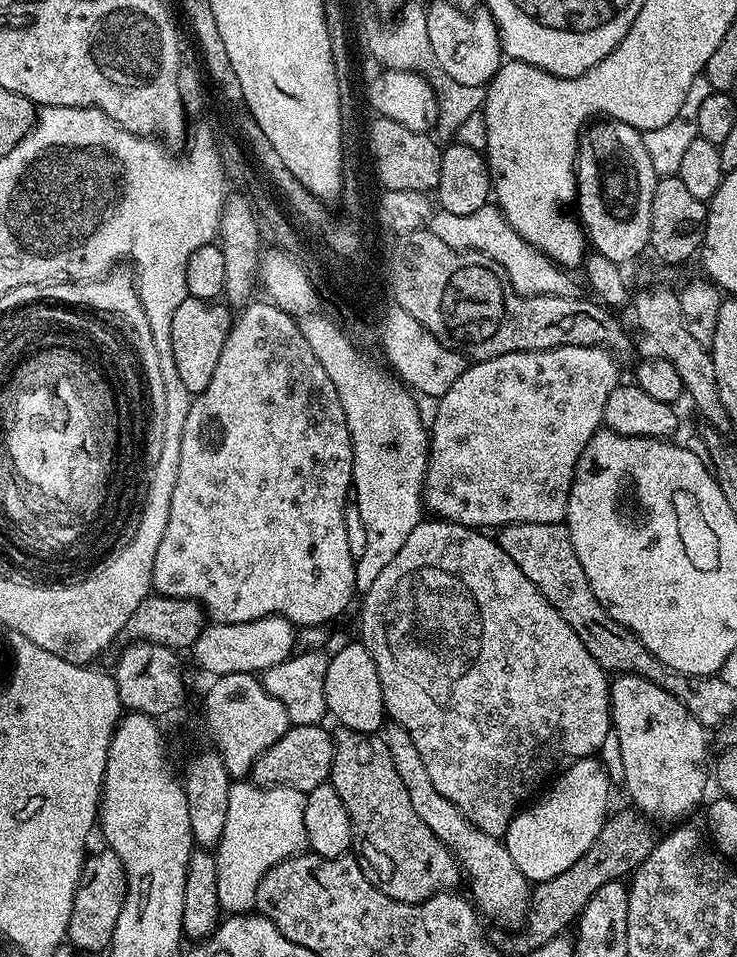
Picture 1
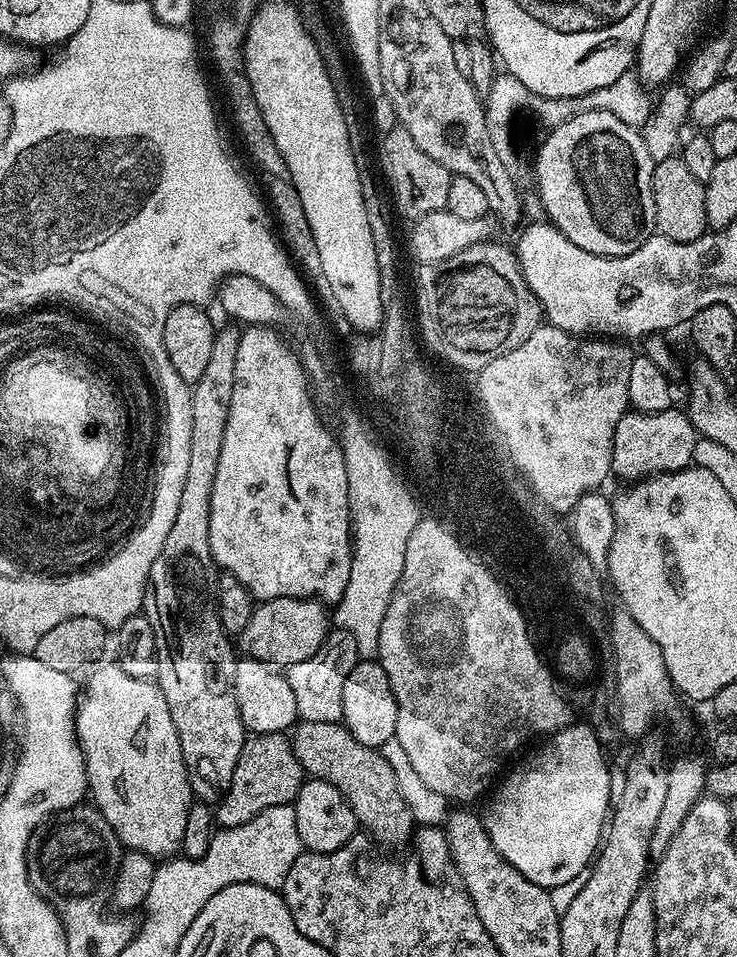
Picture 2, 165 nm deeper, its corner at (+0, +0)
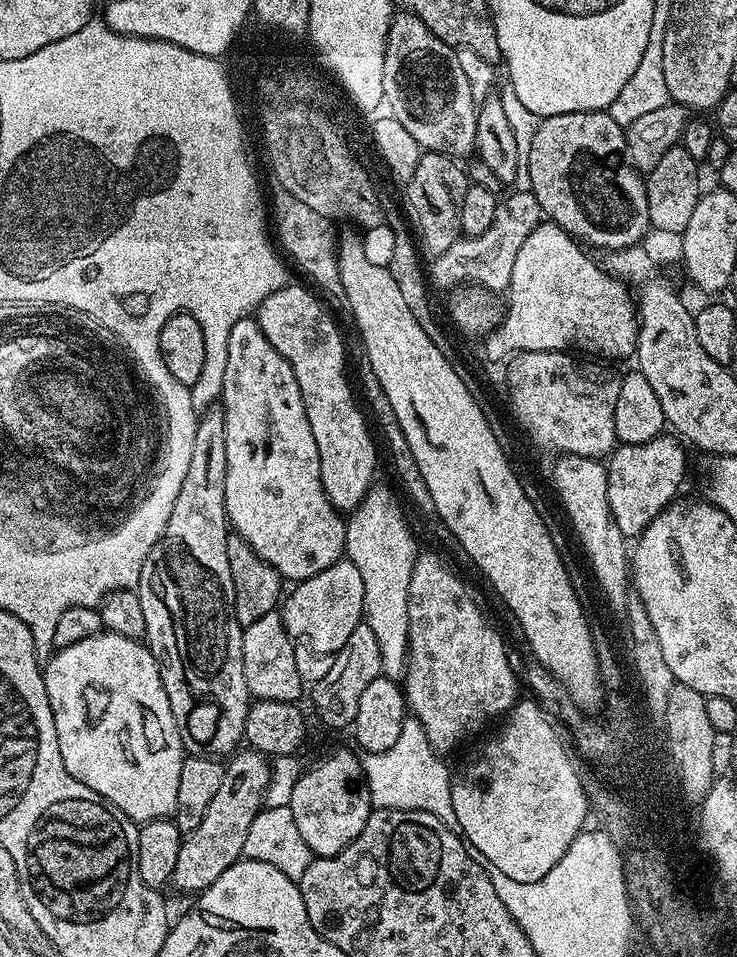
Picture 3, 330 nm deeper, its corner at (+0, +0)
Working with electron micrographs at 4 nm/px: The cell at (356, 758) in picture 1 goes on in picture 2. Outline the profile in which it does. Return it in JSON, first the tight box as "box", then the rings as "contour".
{"box":[290,720,413,848],"contour":[[[300,720],[291,729],[290,739],[294,758],[298,758],[305,773],[313,780],[325,780],[337,788],[342,798],[346,798],[350,810],[354,810],[357,825],[377,845],[389,844],[396,848],[399,844],[407,845],[413,839],[412,815],[398,790],[394,770],[390,770],[383,751],[362,746],[358,738],[348,733],[343,723]]]}

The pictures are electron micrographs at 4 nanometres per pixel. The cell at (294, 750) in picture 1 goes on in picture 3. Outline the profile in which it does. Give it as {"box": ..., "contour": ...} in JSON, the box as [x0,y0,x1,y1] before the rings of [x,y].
{"box":[171,750,271,894],"contour":[[[255,750],[237,751],[224,764],[222,786],[218,786],[198,830],[187,833],[180,841],[178,862],[171,879],[173,885],[177,884],[184,892],[199,894],[218,882],[226,869],[243,857],[246,830],[262,811],[271,768],[269,757]]]}

